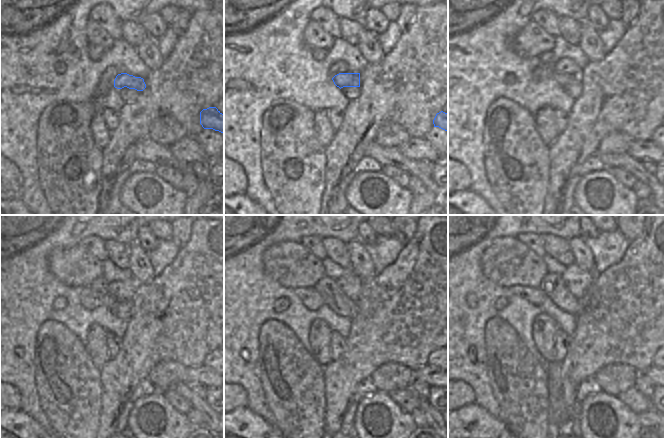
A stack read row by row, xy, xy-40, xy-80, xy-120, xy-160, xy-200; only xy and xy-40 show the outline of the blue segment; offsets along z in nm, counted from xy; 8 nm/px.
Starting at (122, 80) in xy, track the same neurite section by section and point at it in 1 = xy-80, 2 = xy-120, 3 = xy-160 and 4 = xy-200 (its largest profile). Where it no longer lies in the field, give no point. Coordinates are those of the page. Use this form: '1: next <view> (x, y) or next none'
1: next xy-80 (543, 72)
2: next xy-120 (89, 299)
3: next xy-160 (310, 297)
4: next xy-200 (533, 295)

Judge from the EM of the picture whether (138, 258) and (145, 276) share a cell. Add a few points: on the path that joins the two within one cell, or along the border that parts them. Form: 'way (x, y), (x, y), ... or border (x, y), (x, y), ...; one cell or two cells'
way (140, 262), (143, 272); one cell

